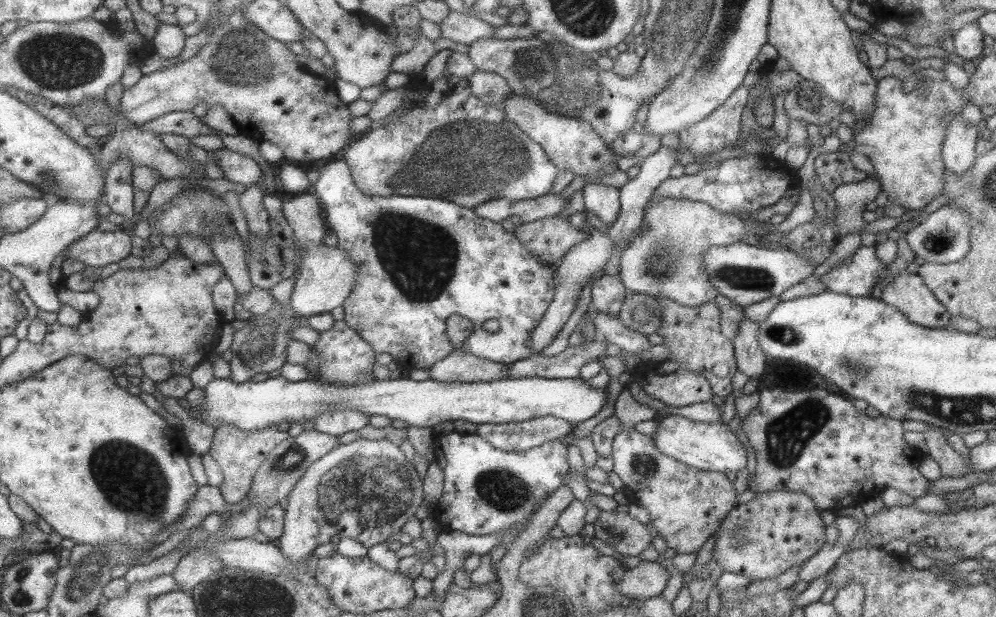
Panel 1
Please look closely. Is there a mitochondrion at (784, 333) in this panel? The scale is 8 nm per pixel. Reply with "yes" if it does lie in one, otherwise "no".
yes

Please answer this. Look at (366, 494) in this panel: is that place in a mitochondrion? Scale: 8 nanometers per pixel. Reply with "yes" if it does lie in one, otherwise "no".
yes

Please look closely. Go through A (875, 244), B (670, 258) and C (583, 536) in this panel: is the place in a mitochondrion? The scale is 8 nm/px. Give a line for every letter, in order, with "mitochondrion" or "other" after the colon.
A: other
B: mitochondrion
C: other

